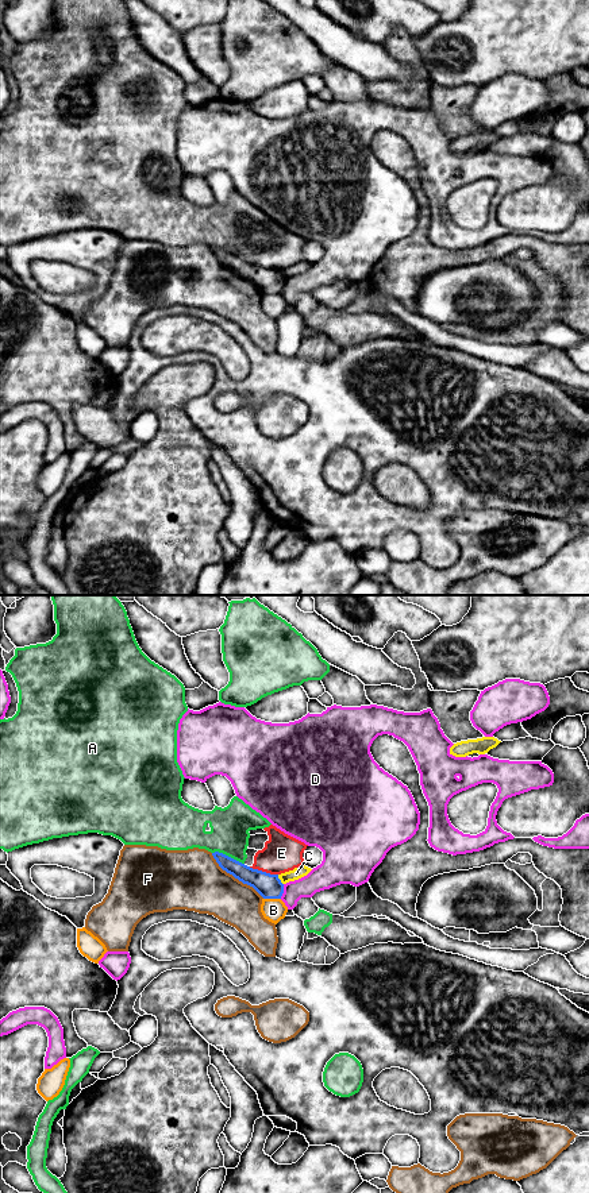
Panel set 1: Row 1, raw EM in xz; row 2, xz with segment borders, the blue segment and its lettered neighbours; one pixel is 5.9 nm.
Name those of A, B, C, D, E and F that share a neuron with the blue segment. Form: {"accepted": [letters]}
{"accepted": []}

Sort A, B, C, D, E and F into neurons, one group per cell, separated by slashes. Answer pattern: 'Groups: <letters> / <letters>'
Groups: A E / B / C / D / F

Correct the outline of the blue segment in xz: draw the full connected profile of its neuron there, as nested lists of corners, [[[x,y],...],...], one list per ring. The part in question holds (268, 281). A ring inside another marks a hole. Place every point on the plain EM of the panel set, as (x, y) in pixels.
[[[212,248],[219,262],[235,274],[253,282],[263,294],[281,294],[284,279],[278,270],[270,270],[258,265],[253,265],[223,248]]]

